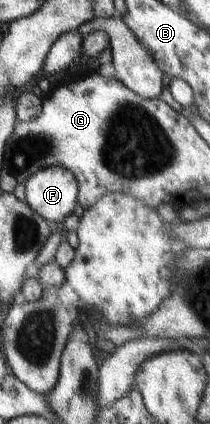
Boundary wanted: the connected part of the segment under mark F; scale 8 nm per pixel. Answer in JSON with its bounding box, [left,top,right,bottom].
[25,165,78,224]

